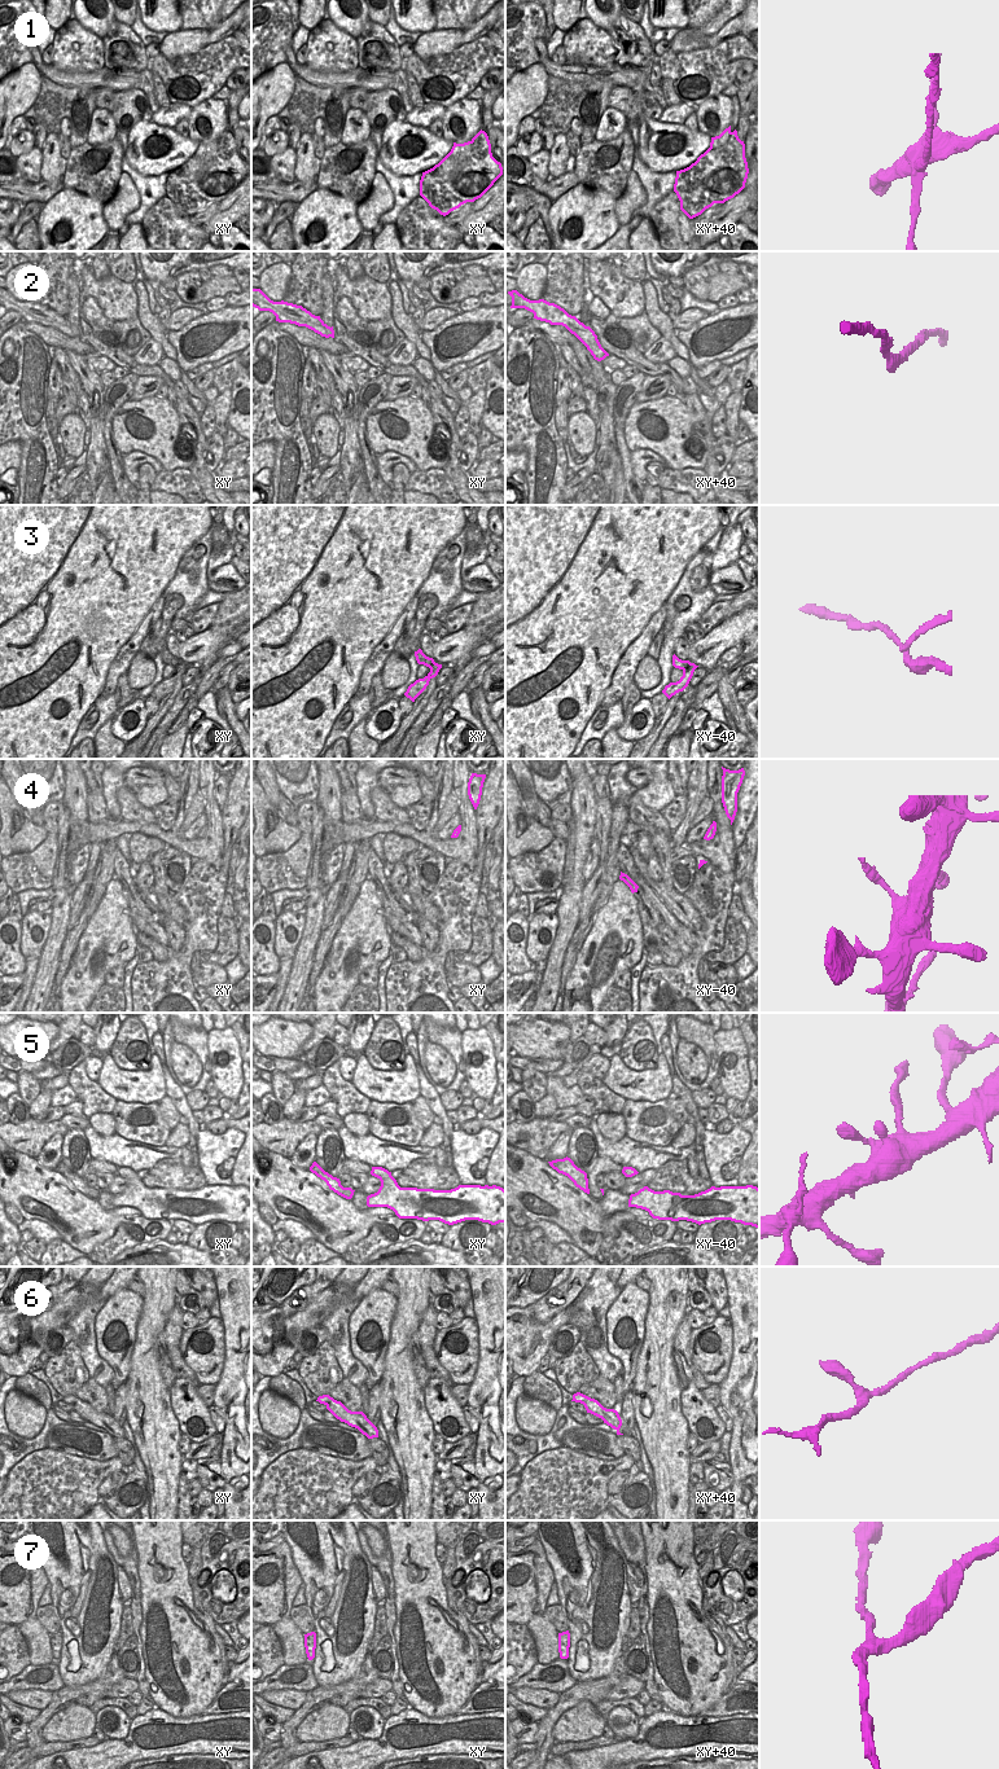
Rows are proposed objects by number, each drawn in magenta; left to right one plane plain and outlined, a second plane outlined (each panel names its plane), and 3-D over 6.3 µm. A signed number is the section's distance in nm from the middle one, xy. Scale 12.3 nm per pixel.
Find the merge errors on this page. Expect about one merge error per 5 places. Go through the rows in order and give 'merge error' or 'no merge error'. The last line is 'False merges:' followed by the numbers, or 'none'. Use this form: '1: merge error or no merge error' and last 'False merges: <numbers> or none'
1: merge error
2: no merge error
3: no merge error
4: no merge error
5: no merge error
6: no merge error
7: no merge error
False merges: 1

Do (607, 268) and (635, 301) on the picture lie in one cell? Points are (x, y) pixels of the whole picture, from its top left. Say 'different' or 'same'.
same

